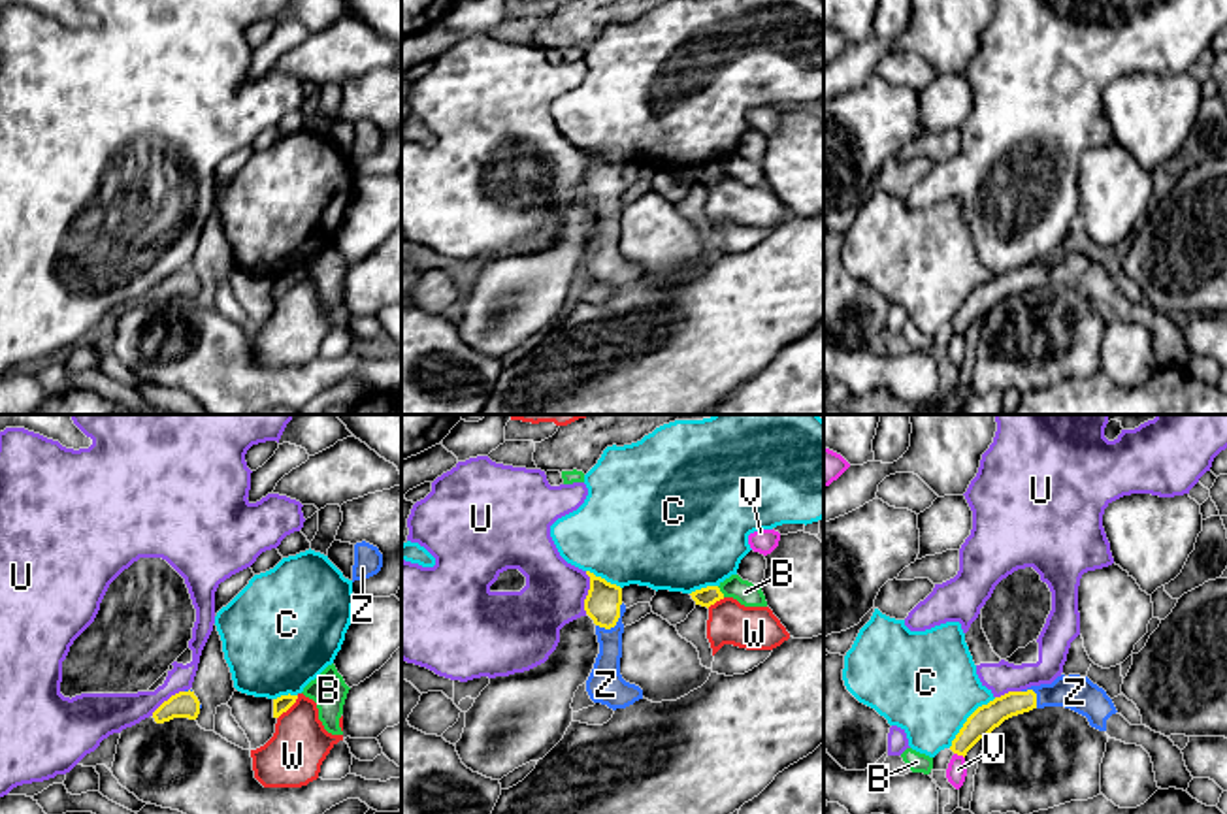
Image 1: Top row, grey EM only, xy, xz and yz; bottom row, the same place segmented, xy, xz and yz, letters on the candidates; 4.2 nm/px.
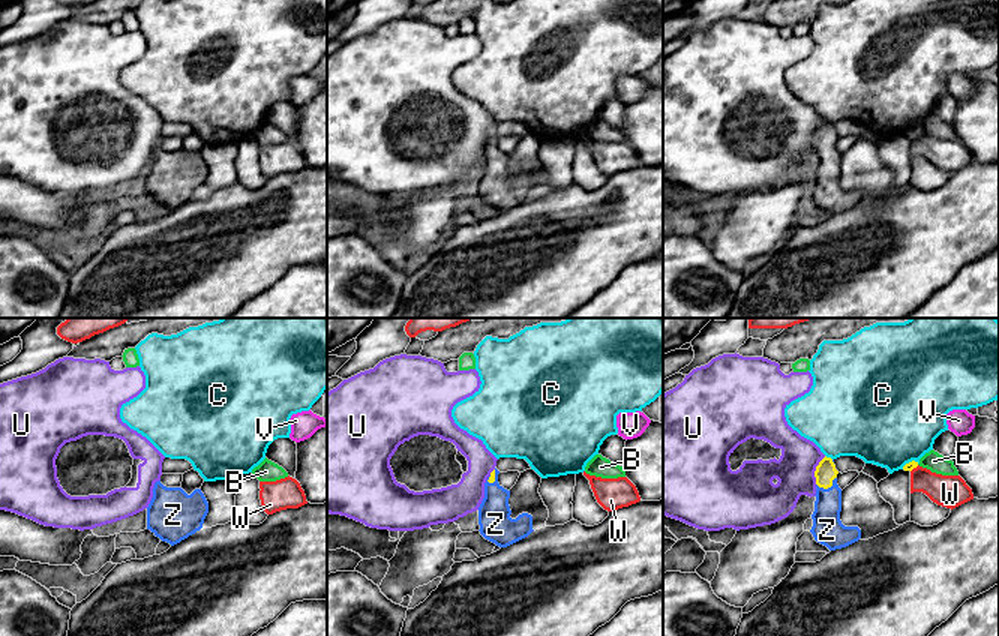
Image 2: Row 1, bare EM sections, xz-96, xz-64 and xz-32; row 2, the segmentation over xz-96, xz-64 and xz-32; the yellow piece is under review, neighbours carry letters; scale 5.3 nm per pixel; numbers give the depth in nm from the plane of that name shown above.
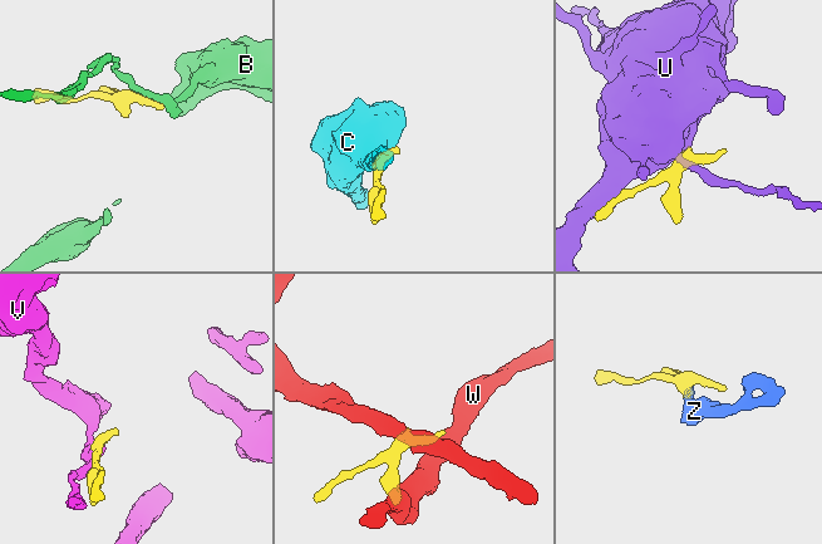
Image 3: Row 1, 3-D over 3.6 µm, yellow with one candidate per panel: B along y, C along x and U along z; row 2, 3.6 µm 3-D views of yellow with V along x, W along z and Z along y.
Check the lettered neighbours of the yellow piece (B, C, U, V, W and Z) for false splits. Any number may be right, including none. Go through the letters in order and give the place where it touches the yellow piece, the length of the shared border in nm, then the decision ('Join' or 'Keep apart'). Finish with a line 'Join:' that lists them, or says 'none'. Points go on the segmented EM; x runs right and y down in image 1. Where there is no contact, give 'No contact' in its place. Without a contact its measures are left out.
B: Touches yellow at xz (720, 592). Shared border 60 nm. Keep apart
C: Touches yellow at yz (967, 718). Shared border 300 nm. Keep apart
U: Touches yellow at xz (588, 592). Shared border 180 nm. Keep apart
V: Touches yellow at yz (960, 754). Shared border 50 nm. Keep apart
W: Touches yellow at xy (289, 707). Shared border 140 nm. Keep apart
Z: Touches yellow at xz (615, 624). Shared border 160 nm. Join
Join: Z

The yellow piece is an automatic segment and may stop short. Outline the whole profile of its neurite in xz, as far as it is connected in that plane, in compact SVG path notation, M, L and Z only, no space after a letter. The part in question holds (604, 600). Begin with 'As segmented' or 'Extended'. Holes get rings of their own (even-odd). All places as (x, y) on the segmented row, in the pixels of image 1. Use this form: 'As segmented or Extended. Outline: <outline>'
Extended. Outline: M590 571L586 575L590 577L590 590L584 599L584 610L596 624L599 643L599 654L586 680L586 692L594 703L607 705L613 710L626 708L643 699L643 690L626 682L620 675L622 616L626 612L622 588Z

